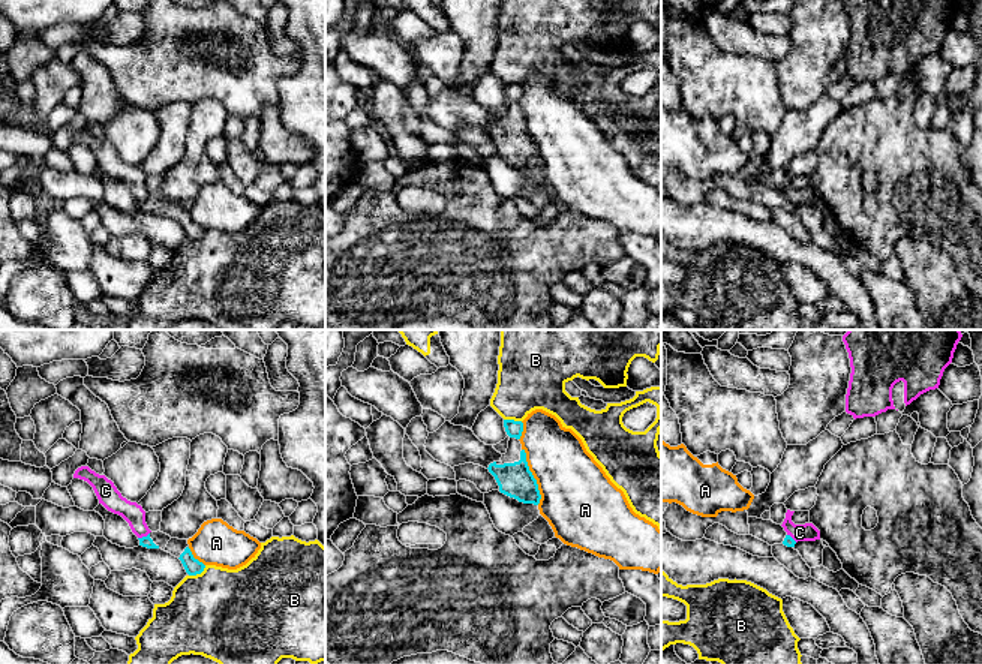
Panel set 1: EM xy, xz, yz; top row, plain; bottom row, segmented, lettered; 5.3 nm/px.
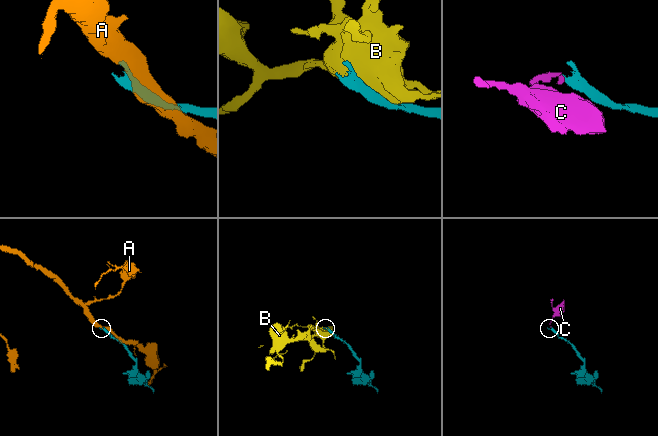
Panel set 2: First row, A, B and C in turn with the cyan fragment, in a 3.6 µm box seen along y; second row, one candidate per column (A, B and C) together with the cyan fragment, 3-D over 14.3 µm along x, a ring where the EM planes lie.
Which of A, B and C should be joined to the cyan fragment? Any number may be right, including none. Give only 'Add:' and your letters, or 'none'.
Add: none

